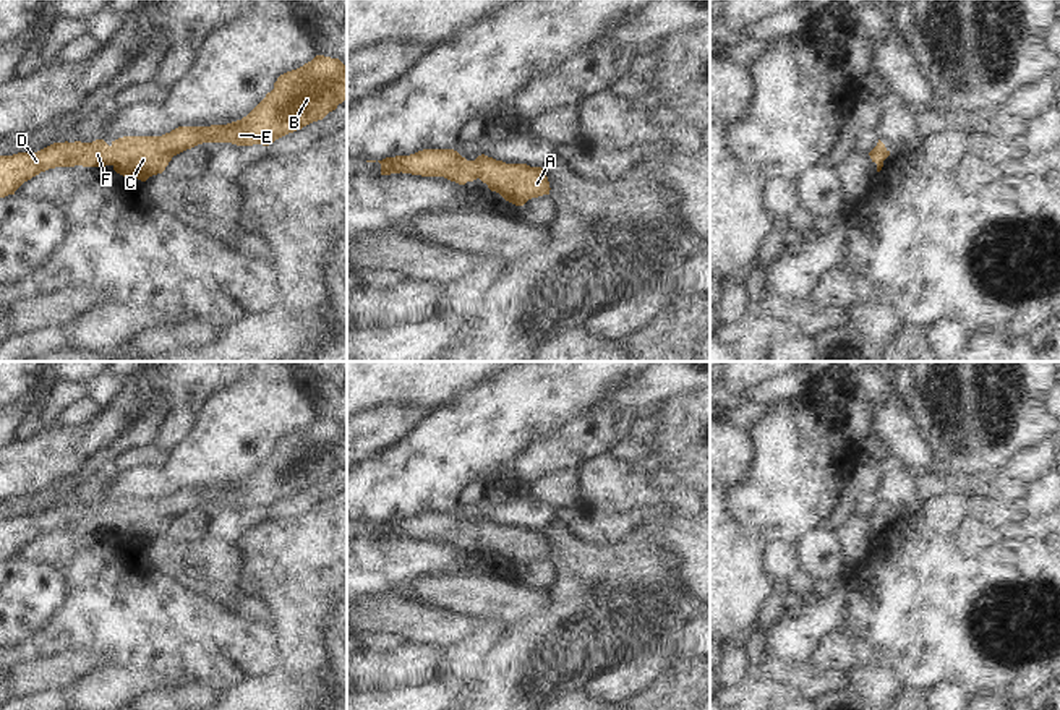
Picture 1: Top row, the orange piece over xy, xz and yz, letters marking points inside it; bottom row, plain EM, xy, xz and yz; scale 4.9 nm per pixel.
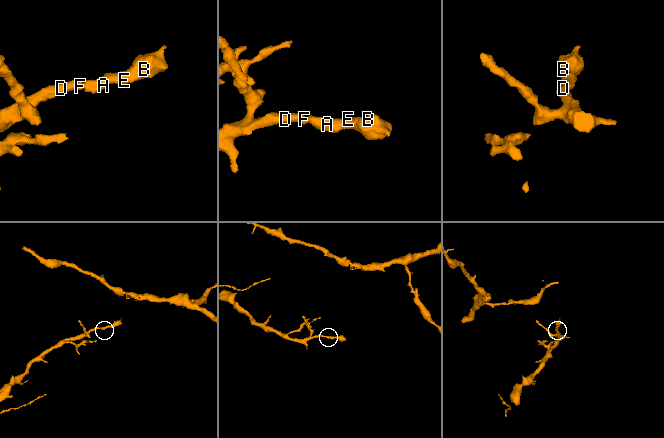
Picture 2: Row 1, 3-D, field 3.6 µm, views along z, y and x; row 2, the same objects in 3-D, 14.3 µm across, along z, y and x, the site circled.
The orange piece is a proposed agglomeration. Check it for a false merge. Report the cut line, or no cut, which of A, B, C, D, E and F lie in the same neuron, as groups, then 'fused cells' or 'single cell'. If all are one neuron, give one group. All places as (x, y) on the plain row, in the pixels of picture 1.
no cut | A B C D E F | single cell

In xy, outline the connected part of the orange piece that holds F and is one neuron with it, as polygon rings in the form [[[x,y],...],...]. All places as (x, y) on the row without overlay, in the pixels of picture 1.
[[[316,418],[303,430],[277,441],[274,452],[241,483],[227,488],[178,490],[162,499],[123,499],[109,509],[104,503],[92,506],[53,506],[37,515],[0,519],[0,561],[15,554],[32,540],[55,530],[105,530],[120,538],[133,538],[141,545],[162,537],[173,519],[203,506],[232,506],[237,509],[269,509],[276,503],[323,483],[347,462],[347,430],[339,421]]]

